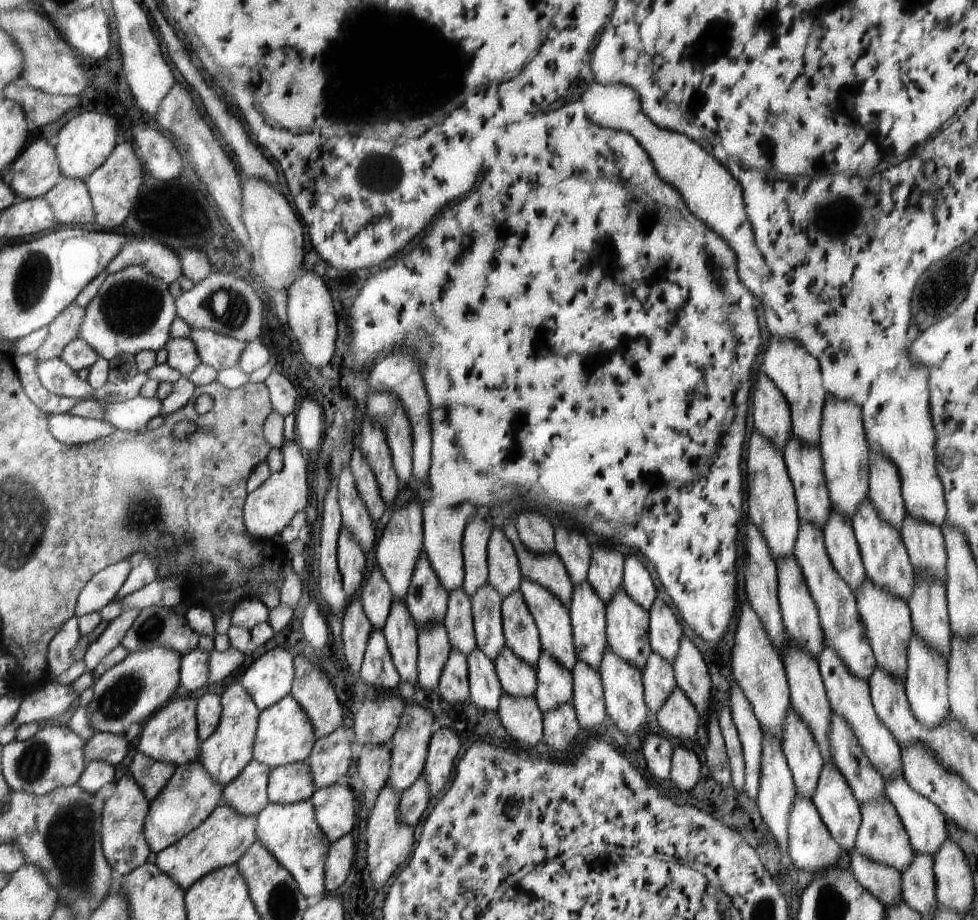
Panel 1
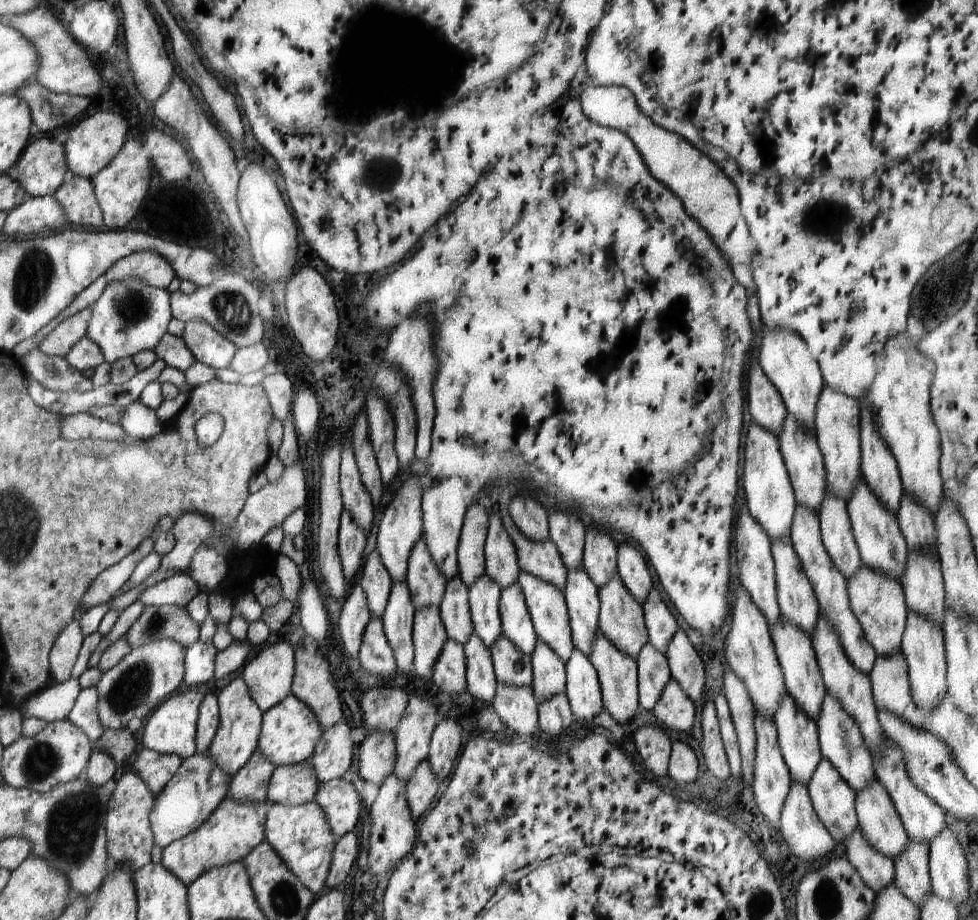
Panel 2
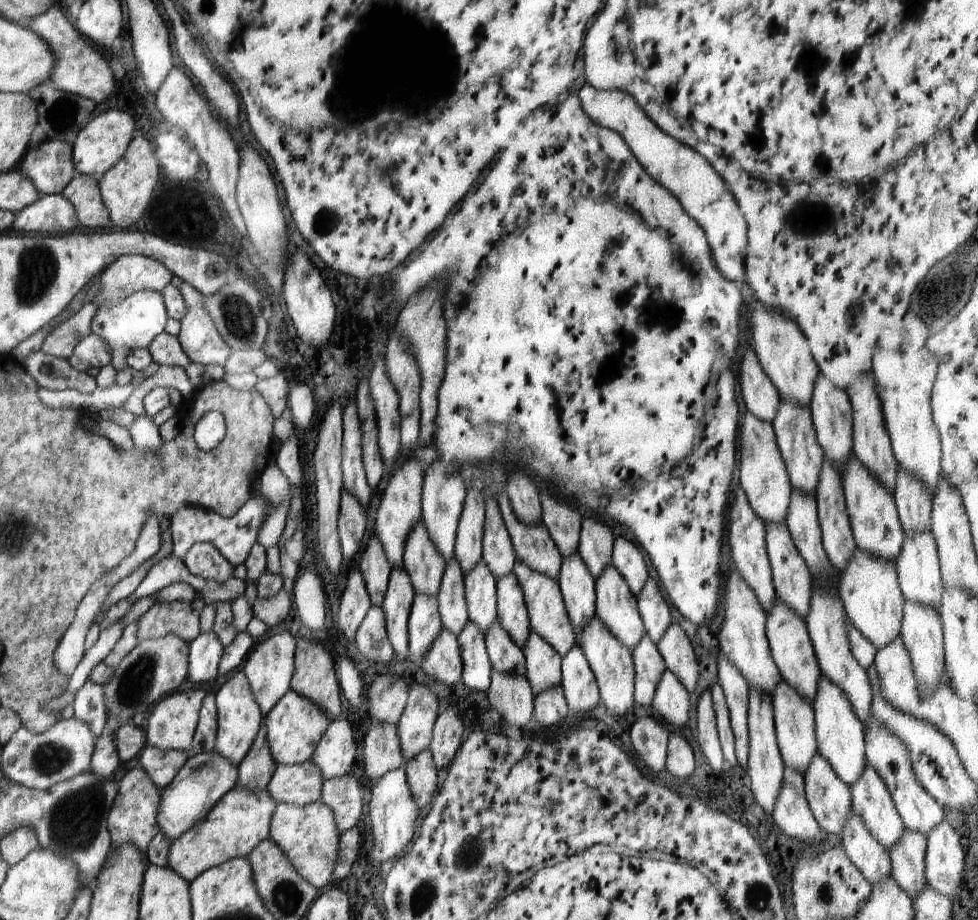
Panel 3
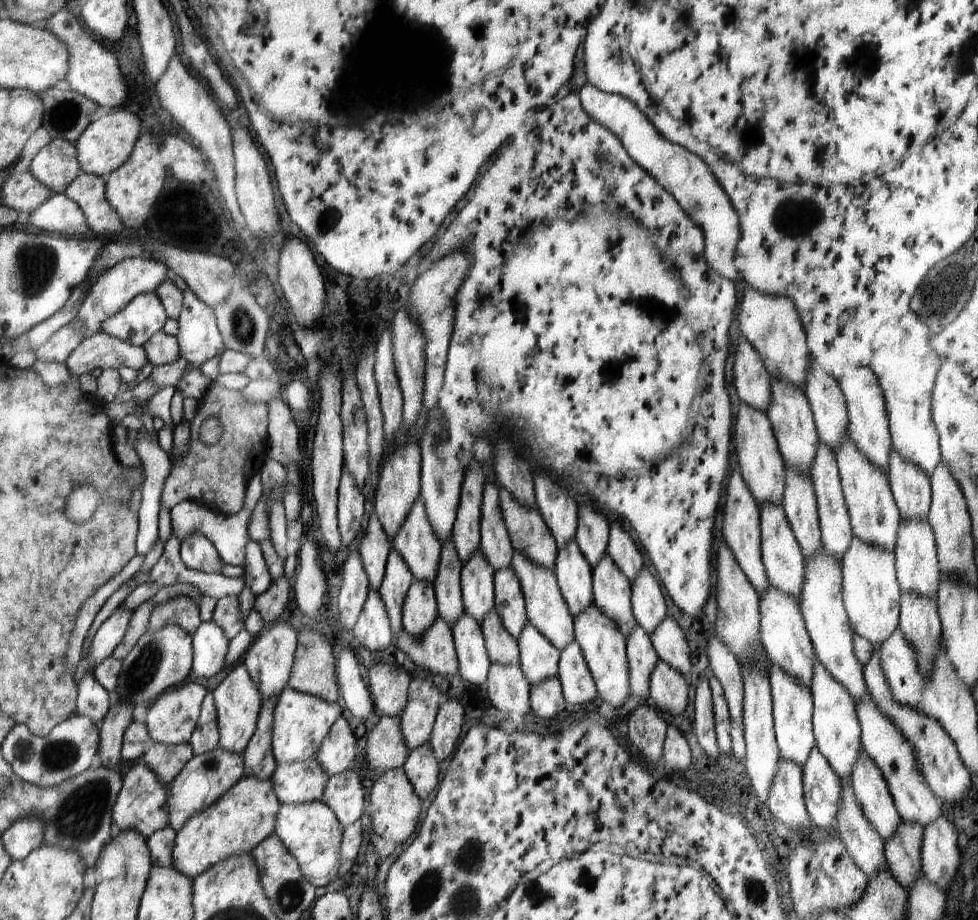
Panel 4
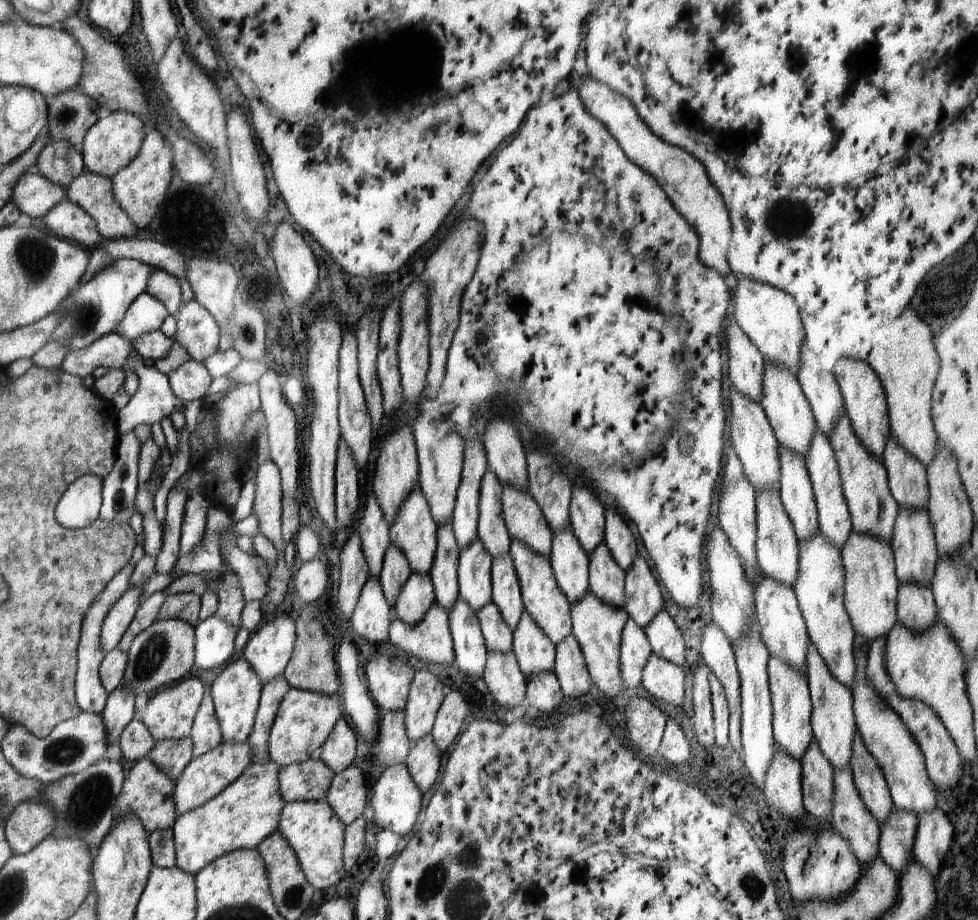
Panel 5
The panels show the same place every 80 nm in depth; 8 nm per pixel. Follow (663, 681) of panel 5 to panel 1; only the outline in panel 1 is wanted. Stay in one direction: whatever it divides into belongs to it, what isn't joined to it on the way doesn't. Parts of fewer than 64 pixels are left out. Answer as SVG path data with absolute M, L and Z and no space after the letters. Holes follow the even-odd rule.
M678 685L672 689L656 716L659 726L678 744L682 740L695 740L698 723L703 720Z

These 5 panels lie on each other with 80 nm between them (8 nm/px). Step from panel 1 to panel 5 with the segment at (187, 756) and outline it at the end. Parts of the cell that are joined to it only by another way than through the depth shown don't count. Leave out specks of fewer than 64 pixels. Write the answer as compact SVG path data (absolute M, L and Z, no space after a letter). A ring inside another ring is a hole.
M195 676L186 678L185 681L177 682L166 687L160 693L155 693L148 699L146 709L142 714L142 722L149 727L150 734L154 735L155 741L188 737L200 703L205 698L205 686Z

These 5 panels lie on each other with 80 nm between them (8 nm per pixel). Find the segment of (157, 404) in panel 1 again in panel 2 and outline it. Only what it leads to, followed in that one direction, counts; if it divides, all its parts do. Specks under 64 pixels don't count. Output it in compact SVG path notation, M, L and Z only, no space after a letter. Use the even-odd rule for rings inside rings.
M140 400L125 407L119 424L126 434L143 441L156 438L162 430L155 411L149 410Z

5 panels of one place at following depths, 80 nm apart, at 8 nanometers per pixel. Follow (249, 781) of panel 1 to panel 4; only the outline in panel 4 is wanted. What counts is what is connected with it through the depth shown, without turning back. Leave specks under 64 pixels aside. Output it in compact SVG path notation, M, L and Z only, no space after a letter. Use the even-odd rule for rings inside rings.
M278 695L265 700L258 717L257 732L250 737L248 748L244 749L246 772L244 776L256 775L259 779L271 778L276 772L276 759L273 757L273 725Z

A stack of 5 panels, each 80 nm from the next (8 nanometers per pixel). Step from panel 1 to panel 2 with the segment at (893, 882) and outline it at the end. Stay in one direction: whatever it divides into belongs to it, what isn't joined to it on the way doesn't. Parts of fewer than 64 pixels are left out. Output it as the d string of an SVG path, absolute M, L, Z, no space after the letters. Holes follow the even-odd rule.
M859 826L845 842L845 854L849 863L858 871L876 894L894 882L896 874L894 860L873 847Z

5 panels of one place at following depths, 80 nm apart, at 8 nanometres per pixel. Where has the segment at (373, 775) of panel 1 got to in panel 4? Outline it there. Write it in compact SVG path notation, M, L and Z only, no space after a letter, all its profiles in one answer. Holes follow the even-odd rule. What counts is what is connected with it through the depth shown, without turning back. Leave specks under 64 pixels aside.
M381 715L367 738L366 760L372 769L386 772L402 768L409 755L401 731L399 717Z

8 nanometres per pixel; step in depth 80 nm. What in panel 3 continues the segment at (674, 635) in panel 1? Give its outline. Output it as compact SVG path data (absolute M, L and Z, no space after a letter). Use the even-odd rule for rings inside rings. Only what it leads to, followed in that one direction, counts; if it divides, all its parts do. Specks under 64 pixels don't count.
M648 577L636 598L645 633L656 645L671 623L670 610L660 593L658 582Z

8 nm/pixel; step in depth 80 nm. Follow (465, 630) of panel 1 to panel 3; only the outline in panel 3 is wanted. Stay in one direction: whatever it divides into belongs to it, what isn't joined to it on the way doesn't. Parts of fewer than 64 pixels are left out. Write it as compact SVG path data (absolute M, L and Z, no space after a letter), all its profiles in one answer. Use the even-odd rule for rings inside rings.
M452 557L445 563L444 574L437 594L438 608L442 626L454 636L462 632L469 616L465 597L463 570L457 558Z

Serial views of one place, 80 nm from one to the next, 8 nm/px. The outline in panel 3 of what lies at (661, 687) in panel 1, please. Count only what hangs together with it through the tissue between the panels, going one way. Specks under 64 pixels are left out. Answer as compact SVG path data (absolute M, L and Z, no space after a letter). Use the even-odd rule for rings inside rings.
M644 632L631 655L635 670L634 700L642 706L651 705L658 680L666 669L661 652Z

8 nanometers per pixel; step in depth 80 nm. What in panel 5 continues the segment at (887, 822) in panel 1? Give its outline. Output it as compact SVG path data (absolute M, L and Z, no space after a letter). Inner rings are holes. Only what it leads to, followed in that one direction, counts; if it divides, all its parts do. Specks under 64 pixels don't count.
M858 731L854 733L851 751L849 765L854 784L870 814L878 824L883 823L894 808L893 802L883 772Z

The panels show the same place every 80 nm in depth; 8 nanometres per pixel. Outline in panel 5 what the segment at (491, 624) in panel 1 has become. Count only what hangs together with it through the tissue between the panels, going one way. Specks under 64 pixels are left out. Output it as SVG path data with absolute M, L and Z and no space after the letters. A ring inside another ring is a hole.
M476 537L459 554L457 579L459 596L477 613L482 605L491 601L491 566L493 558Z

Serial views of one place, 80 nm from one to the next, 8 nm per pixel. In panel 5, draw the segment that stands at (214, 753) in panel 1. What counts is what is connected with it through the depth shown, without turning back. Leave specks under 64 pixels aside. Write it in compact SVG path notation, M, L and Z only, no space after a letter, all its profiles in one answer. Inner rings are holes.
M240 654L218 674L210 689L224 742L241 743L248 740L250 732L253 732L254 718L257 718L258 702L261 702L260 692L263 692L261 677Z

